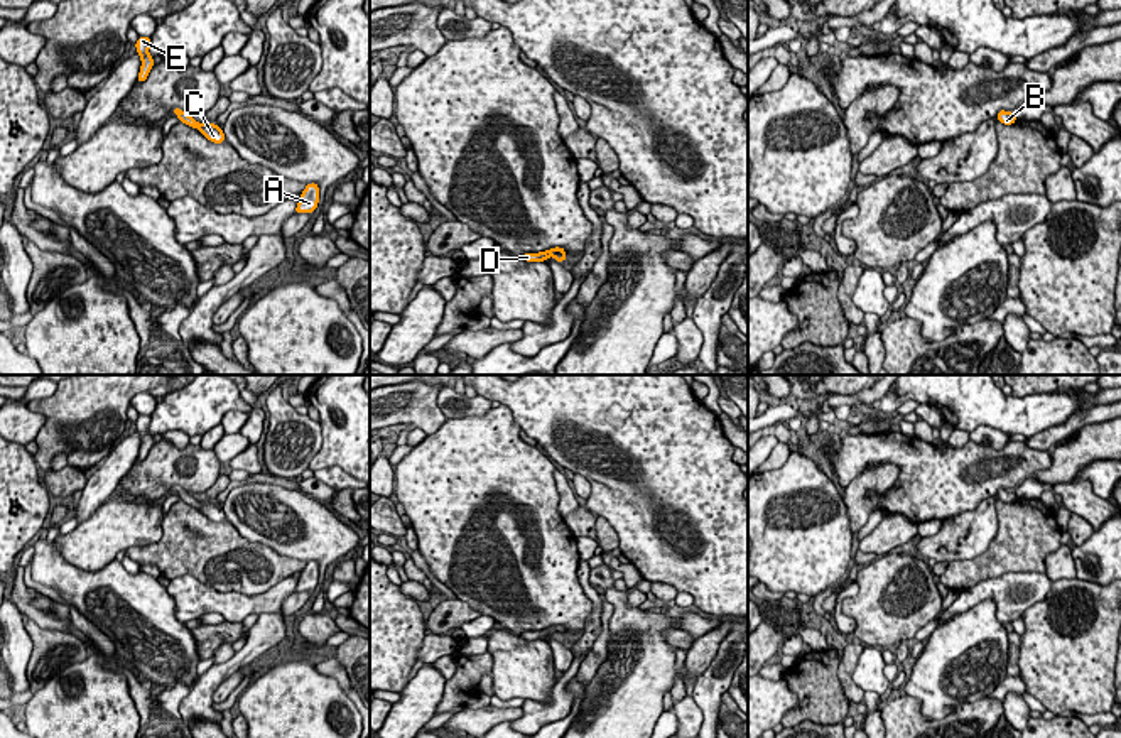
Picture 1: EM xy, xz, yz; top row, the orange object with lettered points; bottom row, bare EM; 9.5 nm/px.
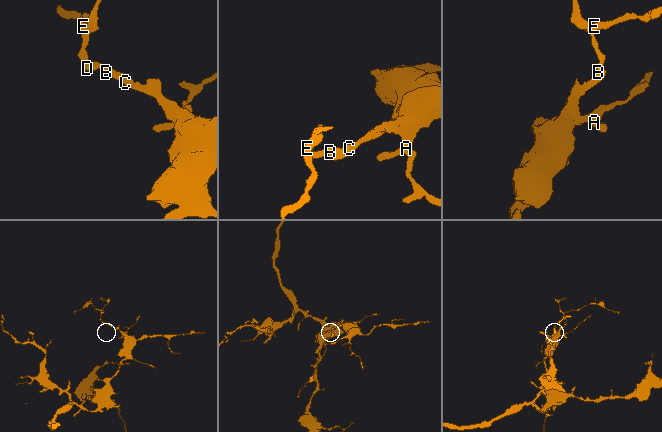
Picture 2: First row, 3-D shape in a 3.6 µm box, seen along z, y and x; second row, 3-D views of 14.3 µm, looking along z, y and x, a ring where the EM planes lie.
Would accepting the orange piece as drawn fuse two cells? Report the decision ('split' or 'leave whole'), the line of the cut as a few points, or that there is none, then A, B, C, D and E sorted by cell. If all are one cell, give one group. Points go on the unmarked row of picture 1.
leave whole; no cut; A B C D E

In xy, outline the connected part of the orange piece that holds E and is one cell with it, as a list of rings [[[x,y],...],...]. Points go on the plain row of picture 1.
[[[138,414],[138,419],[135,421],[137,432],[140,434],[140,439],[142,439],[137,461],[144,461],[150,448],[154,446],[154,436],[149,432],[150,421],[152,421],[150,415],[140,415],[140,414]]]

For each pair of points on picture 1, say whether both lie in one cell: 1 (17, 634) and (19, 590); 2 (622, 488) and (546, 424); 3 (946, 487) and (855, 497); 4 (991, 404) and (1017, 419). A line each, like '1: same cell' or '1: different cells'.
1: different cells
2: same cell
3: different cells
4: same cell

